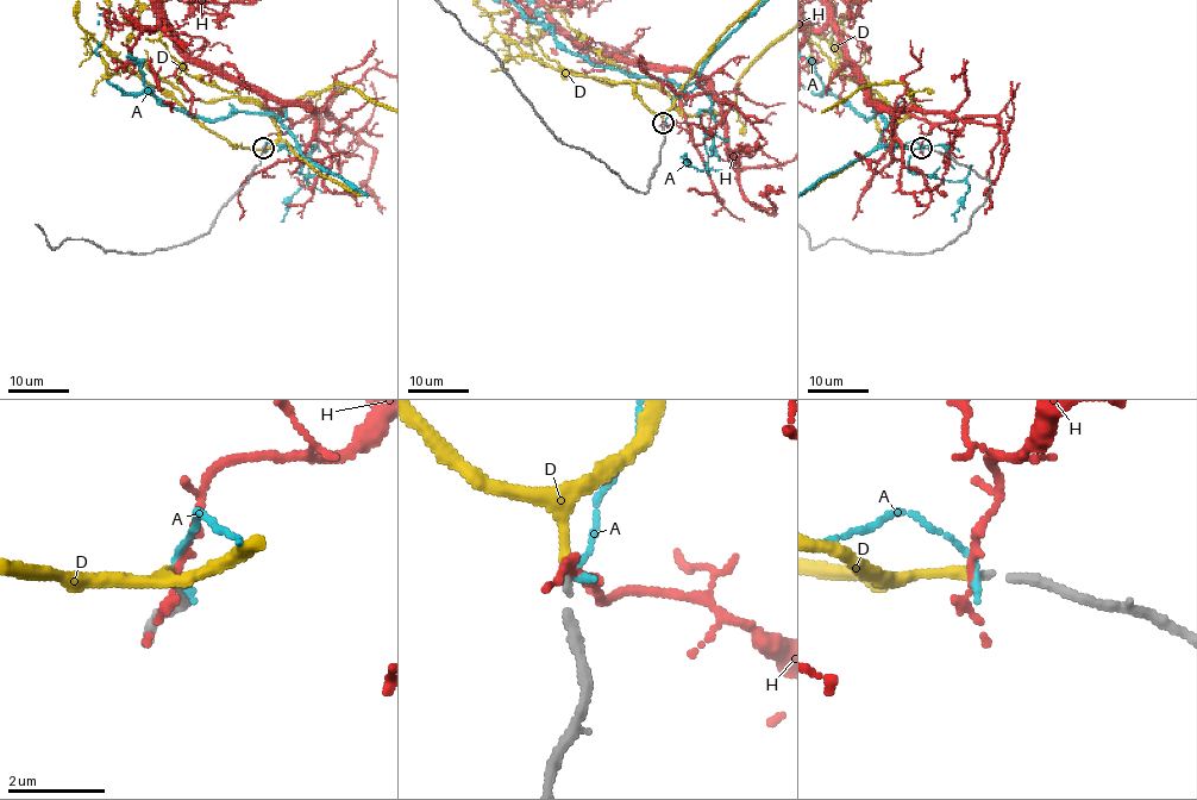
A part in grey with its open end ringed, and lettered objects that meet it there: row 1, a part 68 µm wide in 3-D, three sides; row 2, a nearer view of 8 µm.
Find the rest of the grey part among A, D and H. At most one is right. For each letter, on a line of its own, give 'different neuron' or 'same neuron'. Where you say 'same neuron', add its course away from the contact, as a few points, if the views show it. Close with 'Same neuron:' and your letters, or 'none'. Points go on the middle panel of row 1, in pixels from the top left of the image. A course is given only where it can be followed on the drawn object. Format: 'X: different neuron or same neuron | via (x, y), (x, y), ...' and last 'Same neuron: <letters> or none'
A: different neuron
D: same neuron
H: different neuron
Same neuron: D

